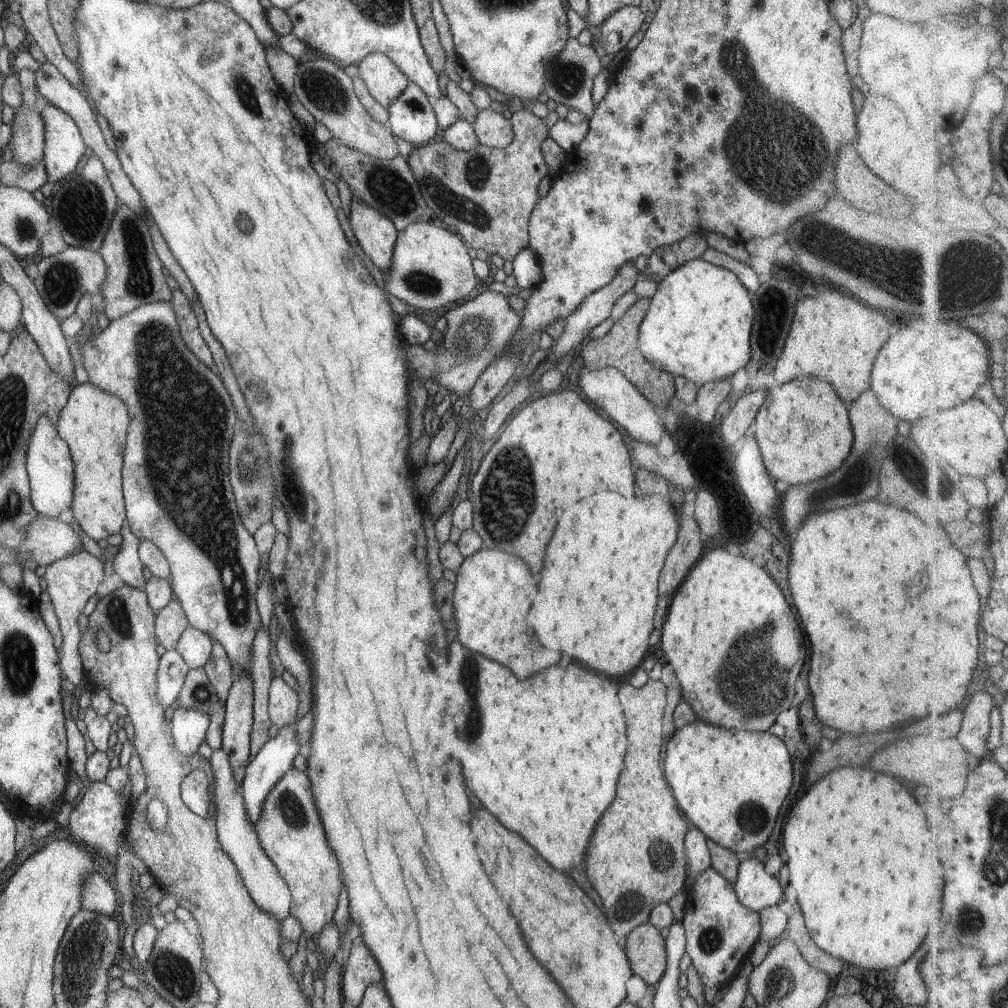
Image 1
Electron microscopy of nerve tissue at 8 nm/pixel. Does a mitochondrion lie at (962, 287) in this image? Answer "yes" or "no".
yes

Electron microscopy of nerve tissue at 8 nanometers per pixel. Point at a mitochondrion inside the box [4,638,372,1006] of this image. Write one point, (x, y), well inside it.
(173, 973)

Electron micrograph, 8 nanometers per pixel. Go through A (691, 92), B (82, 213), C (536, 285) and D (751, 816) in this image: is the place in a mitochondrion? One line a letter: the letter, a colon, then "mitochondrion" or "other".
A: other
B: mitochondrion
C: other
D: mitochondrion

